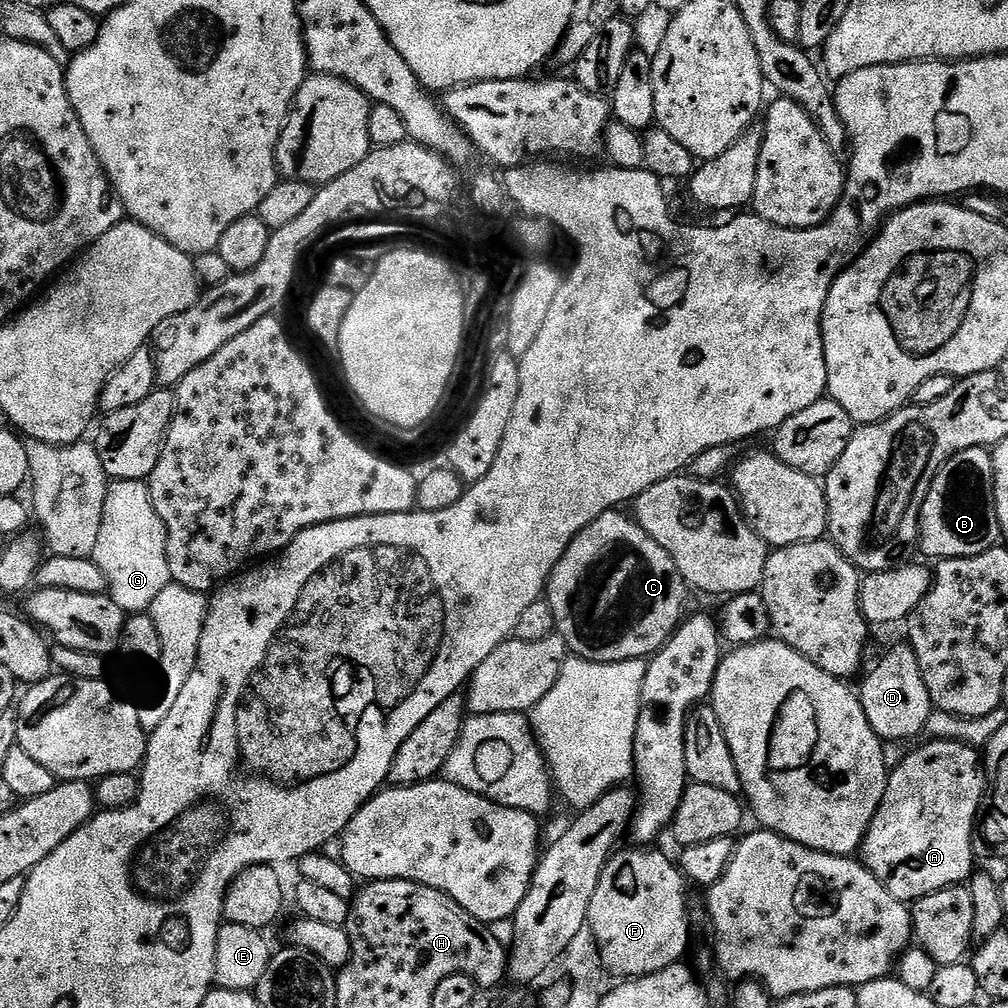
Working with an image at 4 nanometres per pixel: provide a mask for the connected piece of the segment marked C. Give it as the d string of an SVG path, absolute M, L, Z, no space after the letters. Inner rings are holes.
M613 510L602 514L581 530L548 579L546 599L550 610L554 610L556 632L568 643L569 653L582 660L609 664L651 658L680 627L685 615L686 585L670 554L666 554L631 515L623 516L622 513Z

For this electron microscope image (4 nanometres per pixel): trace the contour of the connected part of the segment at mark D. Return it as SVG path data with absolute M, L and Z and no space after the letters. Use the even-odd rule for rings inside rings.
M907 642L894 645L873 666L872 673L864 680L864 685L858 688L858 695L870 726L885 742L905 742L911 736L923 733L934 711L926 682L922 678L922 670L918 666L918 658L912 645Z

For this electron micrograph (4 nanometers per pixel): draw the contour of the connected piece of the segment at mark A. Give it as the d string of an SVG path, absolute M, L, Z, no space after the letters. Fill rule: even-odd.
M935 738L927 742L929 744L909 751L889 771L882 802L859 851L864 867L869 868L884 883L884 888L890 890L894 898L907 905L926 898L926 894L963 885L973 875L972 834L984 798L982 756L973 745Z

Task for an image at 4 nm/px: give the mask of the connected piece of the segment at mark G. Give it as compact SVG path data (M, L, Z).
M112 480L102 506L98 540L90 557L108 583L107 595L126 614L144 614L159 592L172 583L166 558L166 526L154 510L150 490L143 480Z

